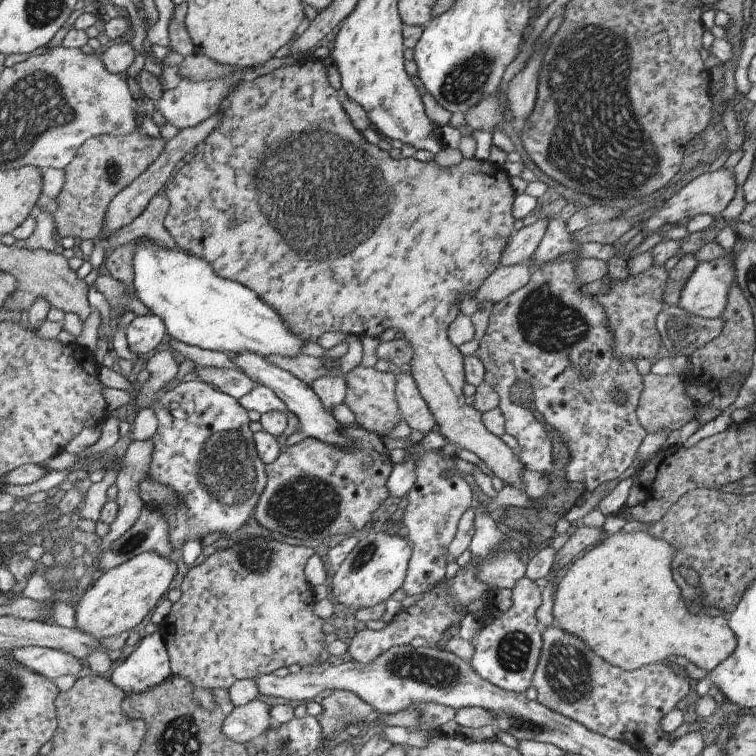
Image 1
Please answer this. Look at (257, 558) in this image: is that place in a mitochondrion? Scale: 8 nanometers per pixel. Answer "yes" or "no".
yes

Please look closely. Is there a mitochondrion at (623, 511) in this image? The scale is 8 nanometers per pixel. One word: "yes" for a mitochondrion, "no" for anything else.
no

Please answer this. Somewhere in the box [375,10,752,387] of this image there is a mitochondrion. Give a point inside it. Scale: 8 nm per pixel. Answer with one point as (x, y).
(593, 137)

